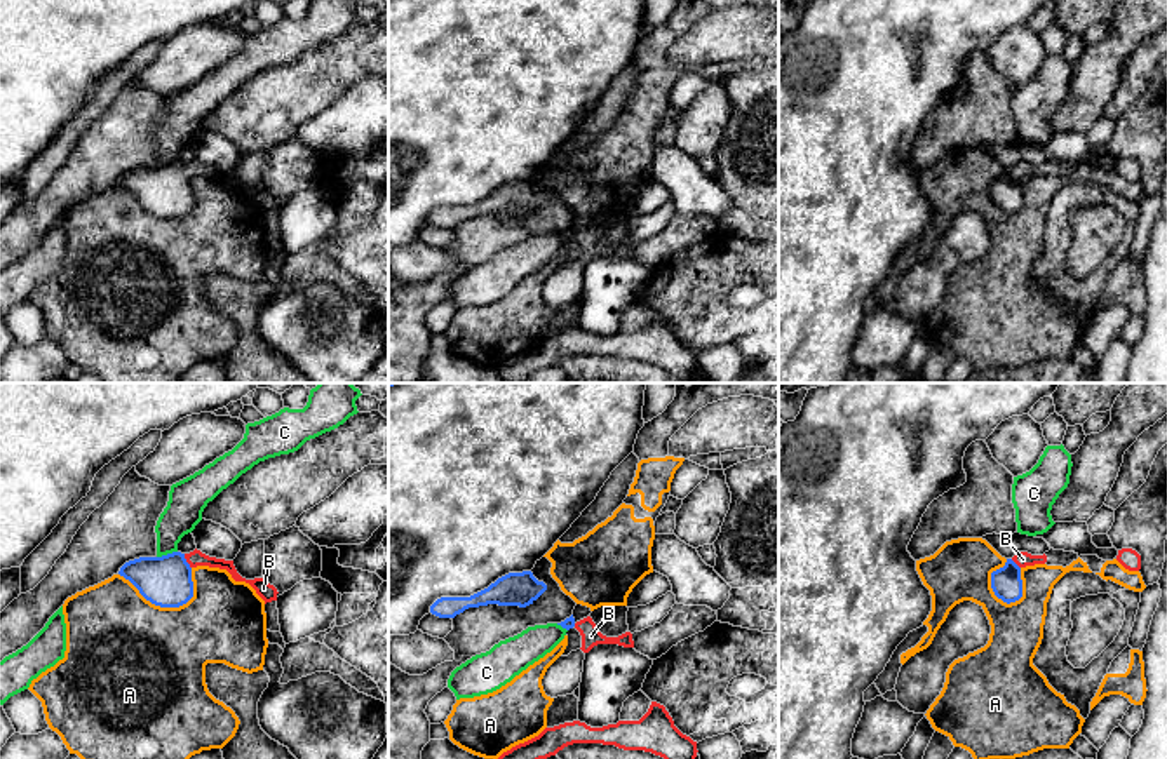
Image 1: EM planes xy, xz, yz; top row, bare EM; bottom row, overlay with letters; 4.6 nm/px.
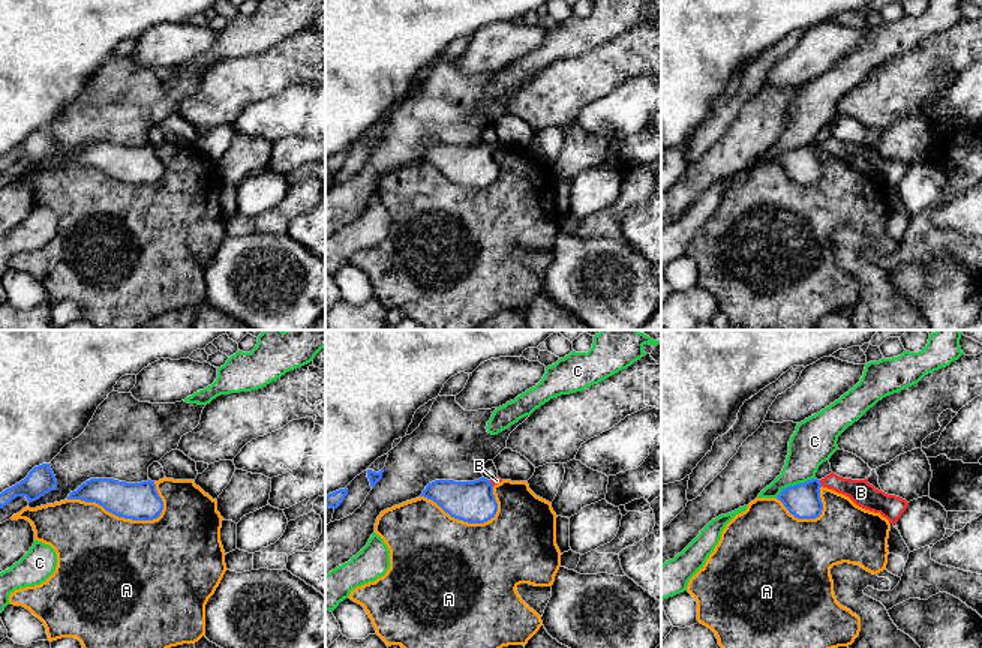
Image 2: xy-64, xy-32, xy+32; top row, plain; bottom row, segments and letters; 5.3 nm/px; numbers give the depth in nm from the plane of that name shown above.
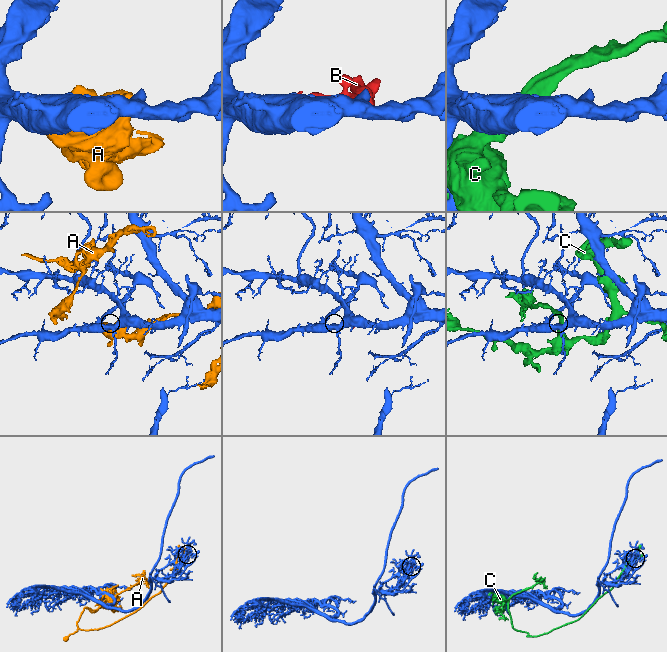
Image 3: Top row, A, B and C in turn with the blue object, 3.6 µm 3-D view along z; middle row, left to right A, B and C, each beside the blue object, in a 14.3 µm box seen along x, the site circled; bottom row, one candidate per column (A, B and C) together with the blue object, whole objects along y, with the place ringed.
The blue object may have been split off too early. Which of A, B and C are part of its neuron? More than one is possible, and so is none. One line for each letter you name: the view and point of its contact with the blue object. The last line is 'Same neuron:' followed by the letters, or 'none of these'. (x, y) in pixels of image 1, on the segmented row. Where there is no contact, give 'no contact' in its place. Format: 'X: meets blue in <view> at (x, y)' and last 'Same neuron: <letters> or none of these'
B: meets blue in xy at (185, 561)
Same neuron: B

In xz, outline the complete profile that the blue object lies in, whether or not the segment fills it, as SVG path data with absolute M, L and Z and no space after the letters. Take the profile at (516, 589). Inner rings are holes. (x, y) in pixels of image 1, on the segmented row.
M531 571L509 573L470 597L437 599L430 606L430 613L439 618L455 618L469 608L488 604L526 608L533 604L545 590L547 585L538 581Z

